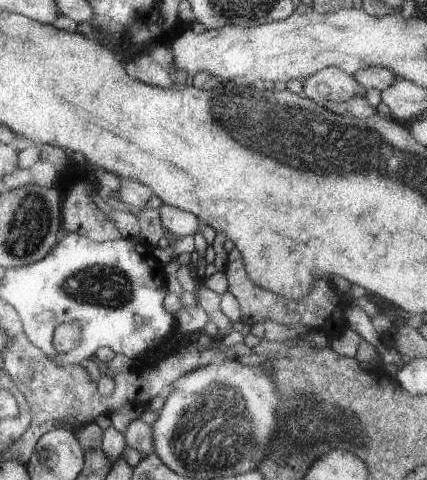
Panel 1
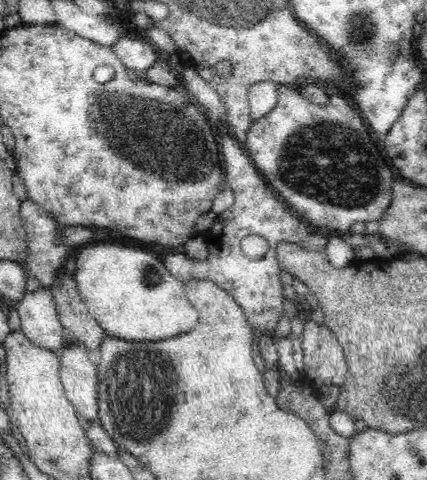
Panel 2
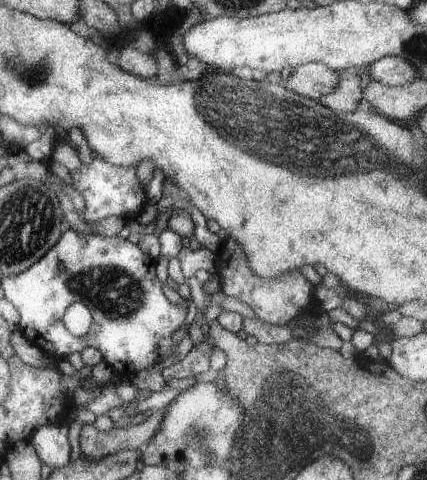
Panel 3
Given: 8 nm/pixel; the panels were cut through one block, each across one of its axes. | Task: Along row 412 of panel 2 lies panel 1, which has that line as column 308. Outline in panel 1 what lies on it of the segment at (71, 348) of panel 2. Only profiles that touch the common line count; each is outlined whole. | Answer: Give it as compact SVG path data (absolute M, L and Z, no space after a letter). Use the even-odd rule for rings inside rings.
M325 68L305 80L303 84L303 98L313 100L315 104L323 106L325 102L343 104L349 102L353 96L365 96L365 88L355 82L353 76L345 74L339 68Z

